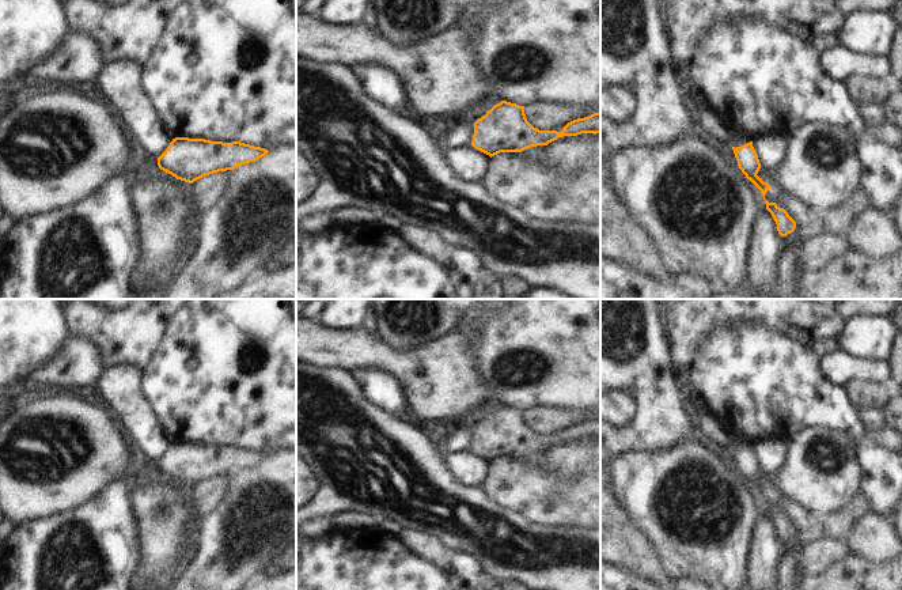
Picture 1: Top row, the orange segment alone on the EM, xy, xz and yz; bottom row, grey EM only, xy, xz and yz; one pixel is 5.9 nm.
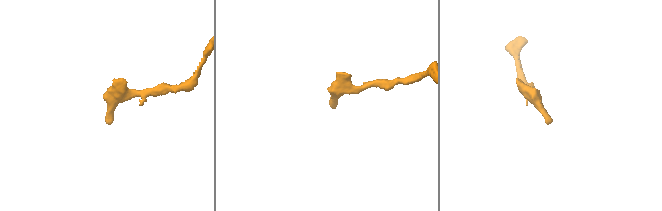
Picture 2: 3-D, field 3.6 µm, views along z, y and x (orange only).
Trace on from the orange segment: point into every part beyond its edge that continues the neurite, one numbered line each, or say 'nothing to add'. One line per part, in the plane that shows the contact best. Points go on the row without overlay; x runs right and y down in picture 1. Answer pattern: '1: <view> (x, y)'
nothing to add

